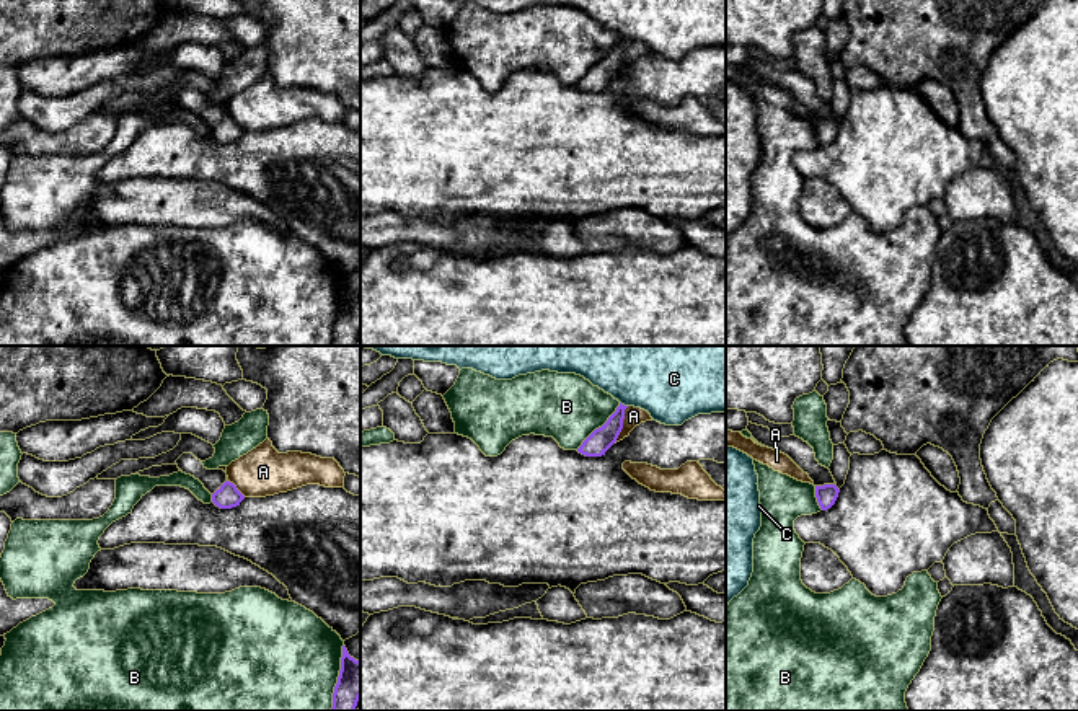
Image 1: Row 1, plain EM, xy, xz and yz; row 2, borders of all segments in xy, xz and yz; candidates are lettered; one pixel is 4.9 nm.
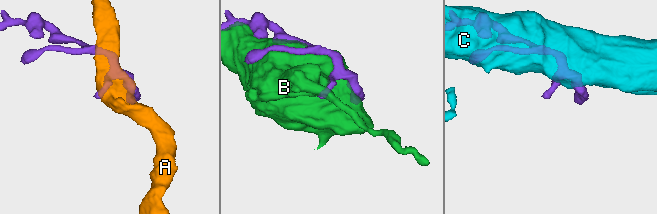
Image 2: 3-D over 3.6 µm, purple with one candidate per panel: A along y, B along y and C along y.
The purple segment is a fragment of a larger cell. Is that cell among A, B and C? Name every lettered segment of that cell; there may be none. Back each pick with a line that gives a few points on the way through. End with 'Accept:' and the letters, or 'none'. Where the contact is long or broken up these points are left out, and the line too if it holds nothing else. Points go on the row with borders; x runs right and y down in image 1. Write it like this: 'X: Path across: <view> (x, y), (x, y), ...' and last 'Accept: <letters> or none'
Accept: none

